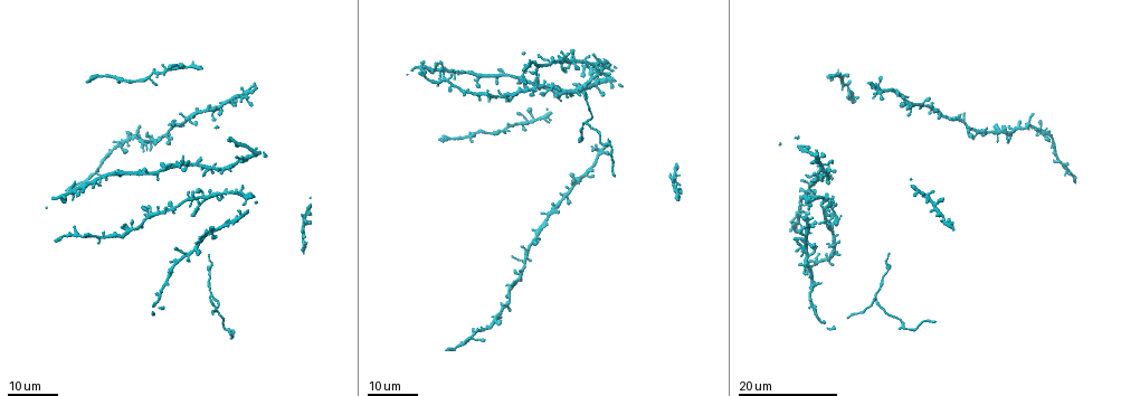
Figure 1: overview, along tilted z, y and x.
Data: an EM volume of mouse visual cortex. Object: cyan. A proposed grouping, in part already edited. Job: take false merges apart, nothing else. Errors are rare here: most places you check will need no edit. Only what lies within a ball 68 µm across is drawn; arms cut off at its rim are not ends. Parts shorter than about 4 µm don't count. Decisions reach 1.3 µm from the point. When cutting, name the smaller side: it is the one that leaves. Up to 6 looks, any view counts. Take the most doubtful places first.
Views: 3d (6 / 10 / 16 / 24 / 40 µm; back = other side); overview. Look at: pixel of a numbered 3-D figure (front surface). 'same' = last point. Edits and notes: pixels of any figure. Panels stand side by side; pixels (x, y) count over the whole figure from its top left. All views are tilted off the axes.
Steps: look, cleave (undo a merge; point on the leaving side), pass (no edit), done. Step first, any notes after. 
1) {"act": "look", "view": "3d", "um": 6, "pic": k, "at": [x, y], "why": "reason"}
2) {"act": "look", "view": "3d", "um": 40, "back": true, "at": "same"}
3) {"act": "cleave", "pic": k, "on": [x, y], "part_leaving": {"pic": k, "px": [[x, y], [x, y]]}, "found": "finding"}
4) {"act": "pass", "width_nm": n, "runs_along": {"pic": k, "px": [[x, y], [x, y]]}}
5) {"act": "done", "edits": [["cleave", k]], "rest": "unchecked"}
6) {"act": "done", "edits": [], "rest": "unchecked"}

{"act": "look", "view": "3d", "um": 24, "pic": 1, "at": [211, 299], "why": "arms part here"}

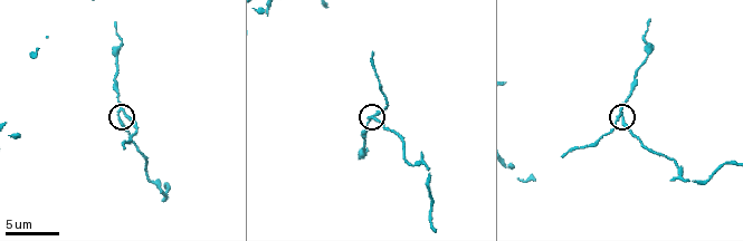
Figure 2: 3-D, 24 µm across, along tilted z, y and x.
{"act": "look", "view": "3d", "um": 10, "pic": 2, "at": [621, 118]}

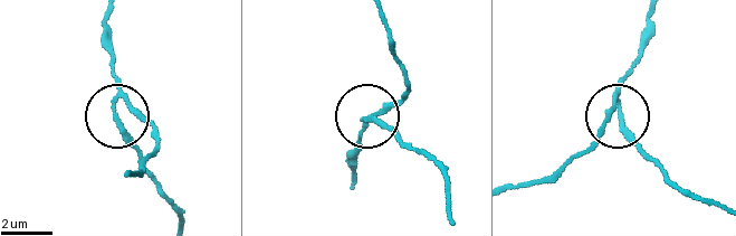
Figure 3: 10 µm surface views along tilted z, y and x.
{"act": "look", "view": "3d", "um": 10, "back": true, "pic": 3, "at": [622, 116]}

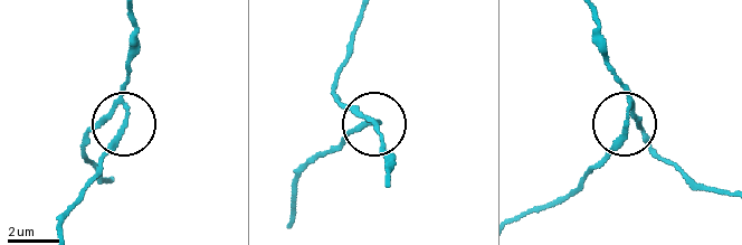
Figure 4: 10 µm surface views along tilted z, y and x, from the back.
{"act": "cleave", "pic": 4, "on": [112, 140], "part_leaving": {"pic": 4, "px": [[125, 107], [123, 131], [63, 214], [63, 228]]}, "found": "two neurons meet here"}

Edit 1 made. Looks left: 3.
{"act": "look", "view": "3d", "um": 24, "pic": 1, "at": [236, 163], "why": "two arms in line, one across"}

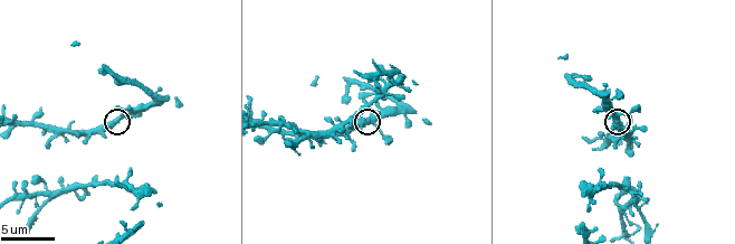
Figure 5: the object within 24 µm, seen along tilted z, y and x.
{"act": "look", "view": "3d", "um": 6, "pic": 5, "at": [370, 121]}

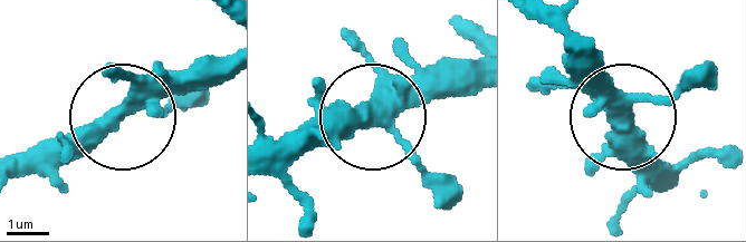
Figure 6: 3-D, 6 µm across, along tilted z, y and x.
{"act": "pass", "runs_along": {"pic": 6, "px": [[25, 165], [91, 144], [200, 61]]}, "found": "one neuron here"}

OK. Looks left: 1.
{"act": "look", "view": "3d", "um": 16, "pic": 5, "at": [603, 142]}

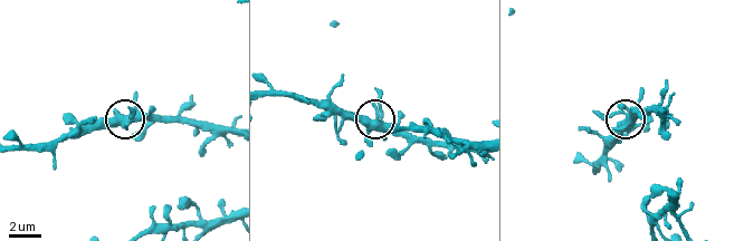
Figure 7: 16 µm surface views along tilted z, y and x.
{"act": "pass", "found": "one neuron here"}

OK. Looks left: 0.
{"act": "done", "edits": [["cleave", 4]], "rest": "unchecked"}

